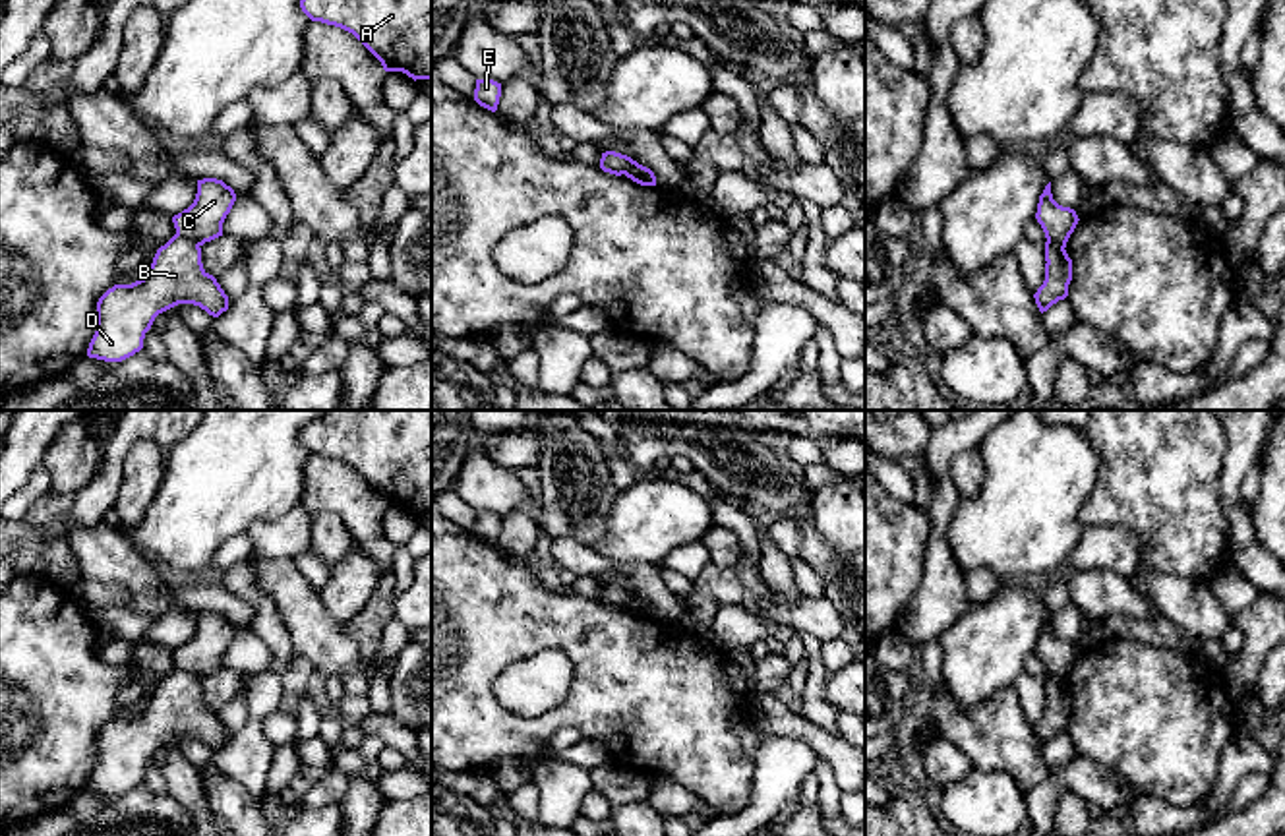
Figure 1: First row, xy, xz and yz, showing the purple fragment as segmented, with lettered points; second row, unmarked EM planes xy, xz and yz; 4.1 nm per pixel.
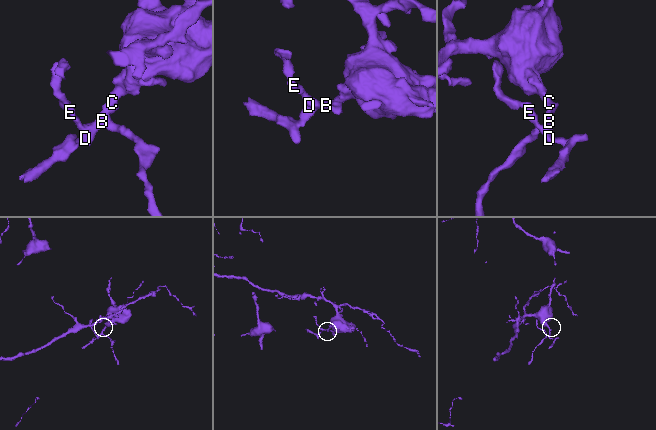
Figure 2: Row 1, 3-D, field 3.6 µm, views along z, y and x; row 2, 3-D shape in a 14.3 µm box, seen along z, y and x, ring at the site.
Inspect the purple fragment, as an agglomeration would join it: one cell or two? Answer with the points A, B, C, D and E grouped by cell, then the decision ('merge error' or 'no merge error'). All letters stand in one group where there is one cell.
A C / B D E; merge error

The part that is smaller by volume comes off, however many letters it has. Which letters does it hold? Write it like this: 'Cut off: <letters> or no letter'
Cut off: B, D, E

